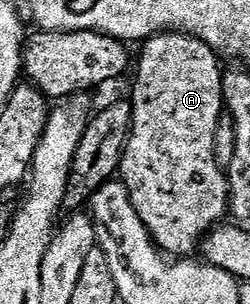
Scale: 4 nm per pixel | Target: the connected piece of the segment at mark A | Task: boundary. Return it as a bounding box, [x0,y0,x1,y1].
[118,35,229,257]

